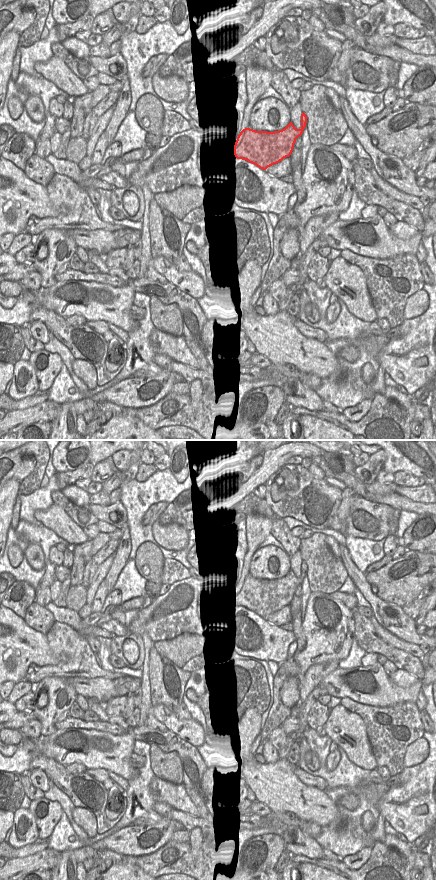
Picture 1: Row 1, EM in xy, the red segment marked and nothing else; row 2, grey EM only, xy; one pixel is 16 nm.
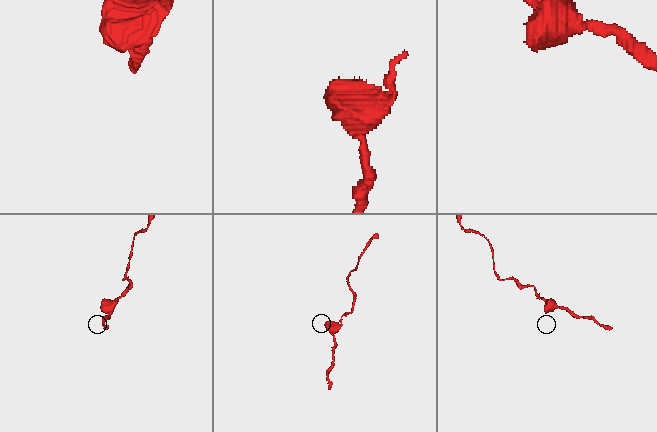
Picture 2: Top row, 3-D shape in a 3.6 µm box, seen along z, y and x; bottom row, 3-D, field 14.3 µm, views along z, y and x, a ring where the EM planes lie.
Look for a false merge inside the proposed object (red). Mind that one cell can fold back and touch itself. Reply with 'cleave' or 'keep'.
keep

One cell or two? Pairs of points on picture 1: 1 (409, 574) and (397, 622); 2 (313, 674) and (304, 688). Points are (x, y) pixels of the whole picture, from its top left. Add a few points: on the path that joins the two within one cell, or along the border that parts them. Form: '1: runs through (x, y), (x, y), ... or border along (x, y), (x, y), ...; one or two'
1: border along (379, 597), (401, 607); two
2: runs through (313, 677), (307, 685); one

